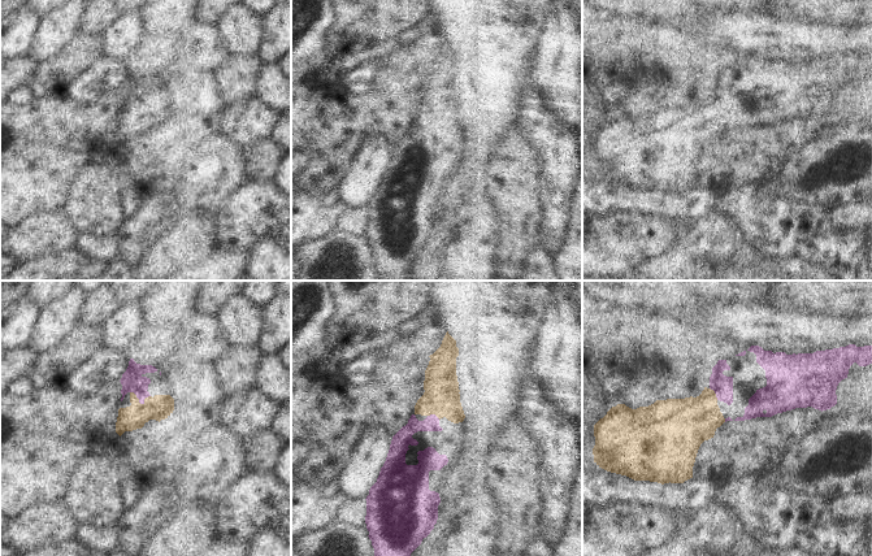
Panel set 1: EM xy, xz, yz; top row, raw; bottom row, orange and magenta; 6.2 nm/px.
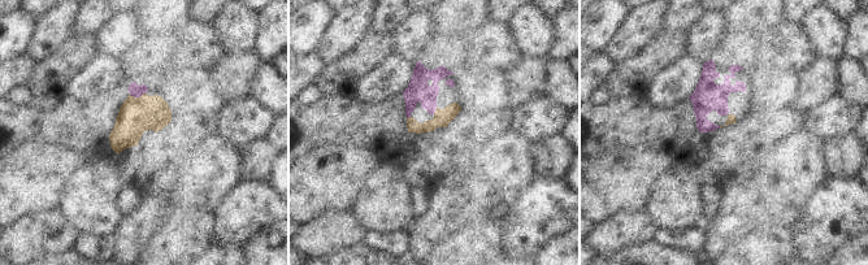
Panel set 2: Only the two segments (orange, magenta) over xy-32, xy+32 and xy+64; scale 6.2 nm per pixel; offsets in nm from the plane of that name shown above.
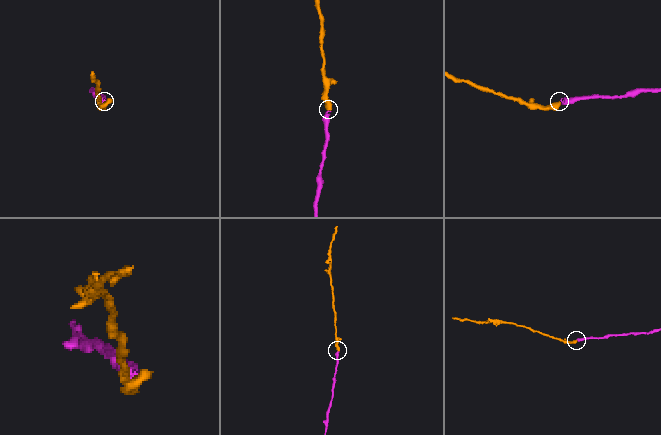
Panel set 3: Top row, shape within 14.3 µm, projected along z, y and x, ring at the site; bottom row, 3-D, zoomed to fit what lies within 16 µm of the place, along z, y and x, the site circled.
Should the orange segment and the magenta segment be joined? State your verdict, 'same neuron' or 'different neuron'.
same neuron

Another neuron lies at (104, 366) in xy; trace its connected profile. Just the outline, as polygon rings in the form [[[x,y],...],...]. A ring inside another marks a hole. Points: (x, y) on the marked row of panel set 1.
[[[100,346],[74,370],[62,375],[61,381],[81,395],[91,395],[101,386],[120,382],[129,366],[129,353],[120,353]]]

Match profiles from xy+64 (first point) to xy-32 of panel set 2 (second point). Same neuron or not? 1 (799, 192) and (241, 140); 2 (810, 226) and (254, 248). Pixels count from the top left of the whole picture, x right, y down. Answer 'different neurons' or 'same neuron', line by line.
1: different neurons
2: different neurons

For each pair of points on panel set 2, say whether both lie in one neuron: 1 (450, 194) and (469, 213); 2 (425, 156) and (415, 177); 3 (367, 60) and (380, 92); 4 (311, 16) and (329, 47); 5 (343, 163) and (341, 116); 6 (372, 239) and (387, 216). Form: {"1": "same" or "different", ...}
{"1": "same", "2": "same", "3": "different", "4": "different", "5": "different", "6": "different"}

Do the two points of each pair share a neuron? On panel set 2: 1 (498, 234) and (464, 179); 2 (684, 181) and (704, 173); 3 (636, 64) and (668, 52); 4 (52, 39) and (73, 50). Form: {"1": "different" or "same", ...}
{"1": "different", "2": "different", "3": "same", "4": "different"}

